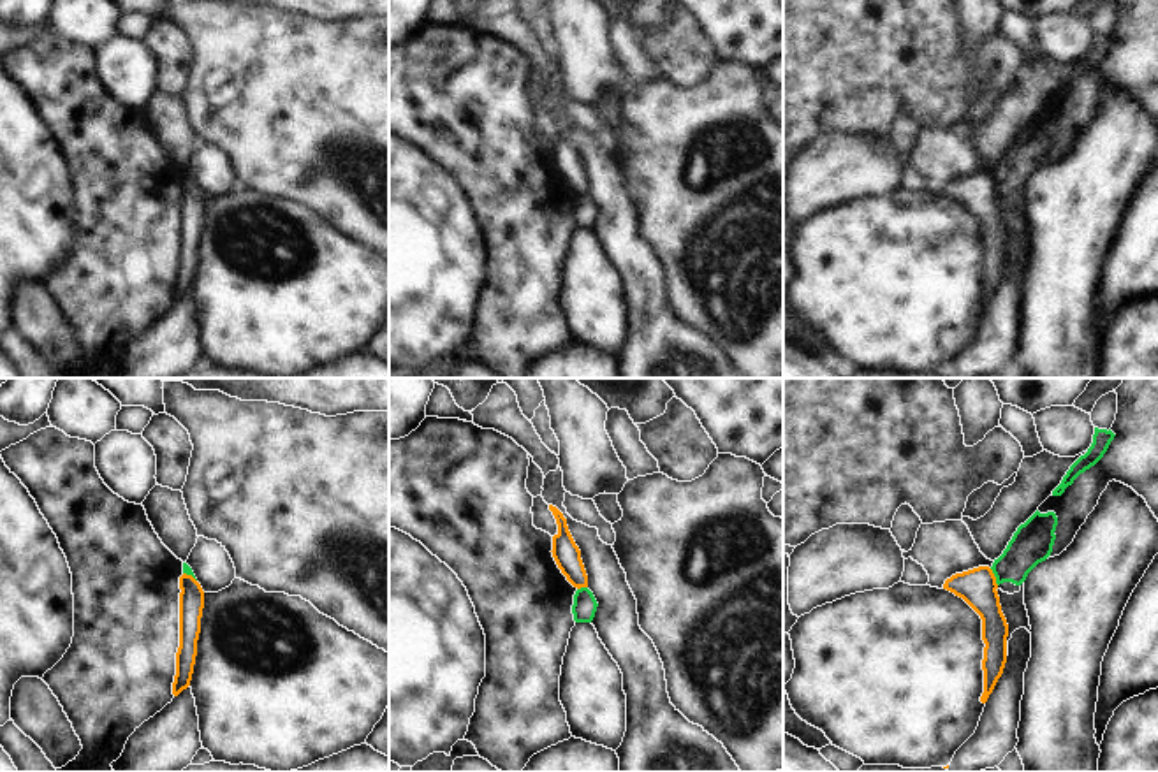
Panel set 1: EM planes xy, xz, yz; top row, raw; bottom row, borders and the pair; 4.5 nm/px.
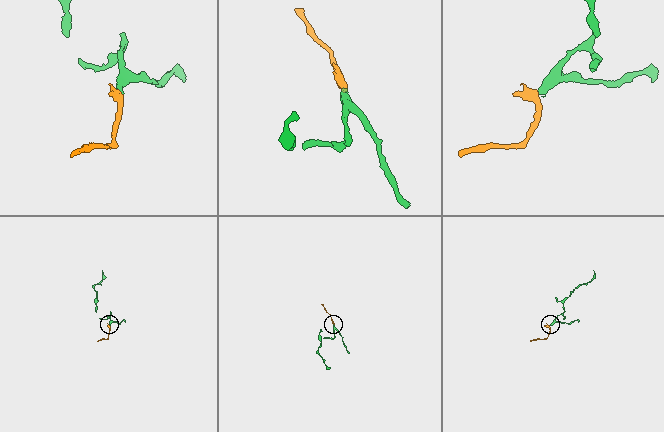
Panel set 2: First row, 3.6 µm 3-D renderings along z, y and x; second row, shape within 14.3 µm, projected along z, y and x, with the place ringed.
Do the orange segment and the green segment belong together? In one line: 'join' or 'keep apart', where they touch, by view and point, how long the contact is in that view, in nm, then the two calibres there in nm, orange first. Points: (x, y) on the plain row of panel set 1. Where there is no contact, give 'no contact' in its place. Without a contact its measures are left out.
keep apart | yz (995, 183) | 90 nm | 170/190 nm

